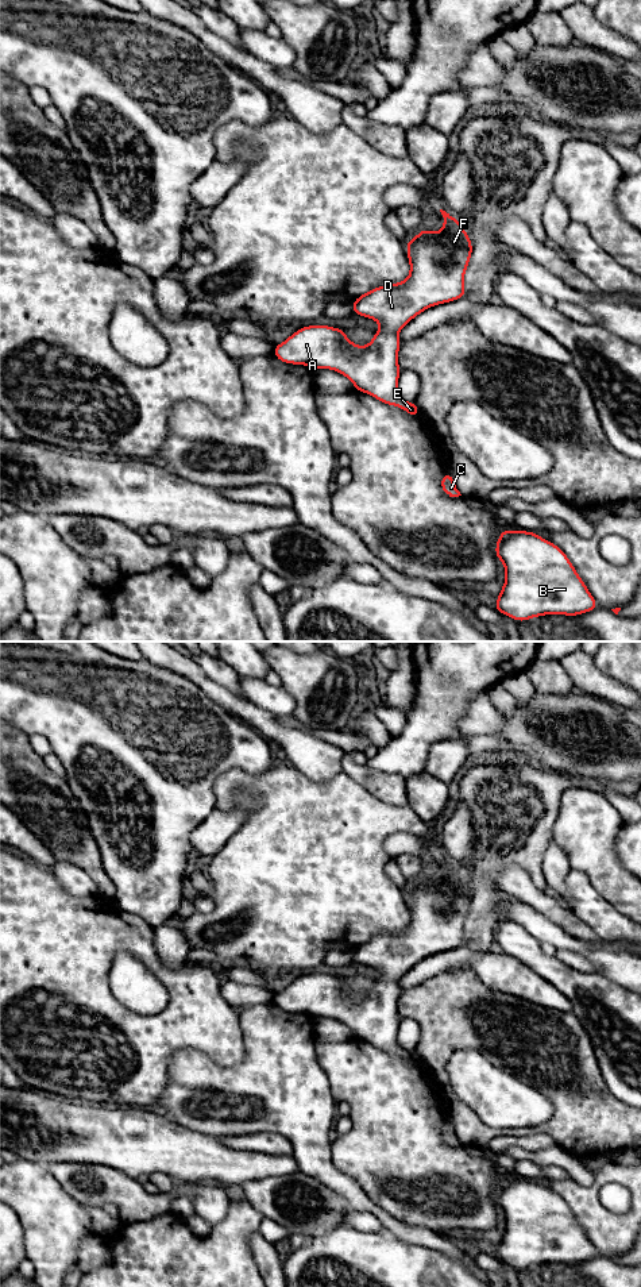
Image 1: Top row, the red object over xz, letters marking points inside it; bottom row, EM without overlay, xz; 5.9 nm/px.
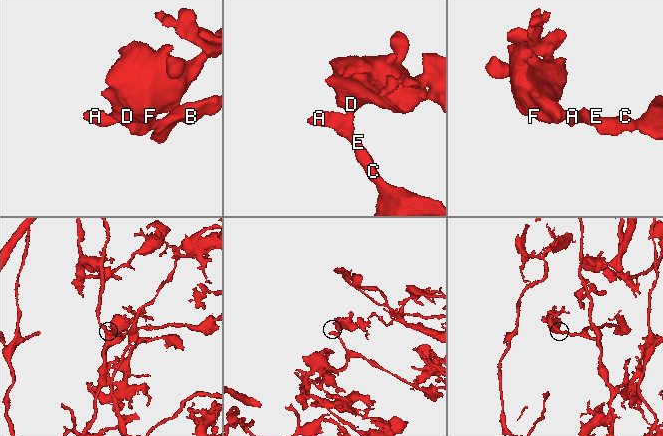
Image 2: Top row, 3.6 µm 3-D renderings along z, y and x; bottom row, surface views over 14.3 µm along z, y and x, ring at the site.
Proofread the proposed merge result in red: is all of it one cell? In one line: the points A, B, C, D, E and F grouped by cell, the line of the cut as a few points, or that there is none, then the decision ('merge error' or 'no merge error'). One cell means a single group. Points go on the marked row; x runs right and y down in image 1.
A B C D E F; no cut; no merge error

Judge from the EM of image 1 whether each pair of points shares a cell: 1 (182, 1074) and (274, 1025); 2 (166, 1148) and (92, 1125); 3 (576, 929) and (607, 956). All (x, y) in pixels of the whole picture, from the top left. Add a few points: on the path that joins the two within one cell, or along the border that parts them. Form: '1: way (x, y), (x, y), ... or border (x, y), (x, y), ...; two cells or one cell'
1: way (209, 1075), (239, 1075), (262, 1052); one cell
2: way (147, 1143), (111, 1137); one cell
3: border (564, 931), (583, 941), (618, 946), (625, 951); two cells

